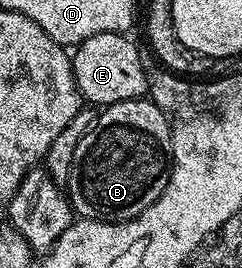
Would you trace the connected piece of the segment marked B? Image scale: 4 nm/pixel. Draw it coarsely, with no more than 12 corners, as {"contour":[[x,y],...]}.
{"contour":[[106,105],[67,182],[78,218],[130,221],[173,170],[166,110]]}

